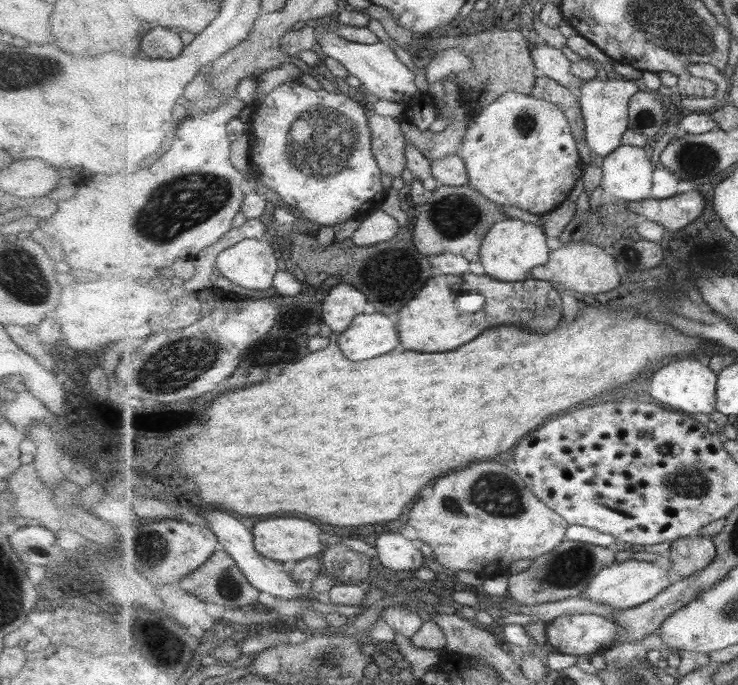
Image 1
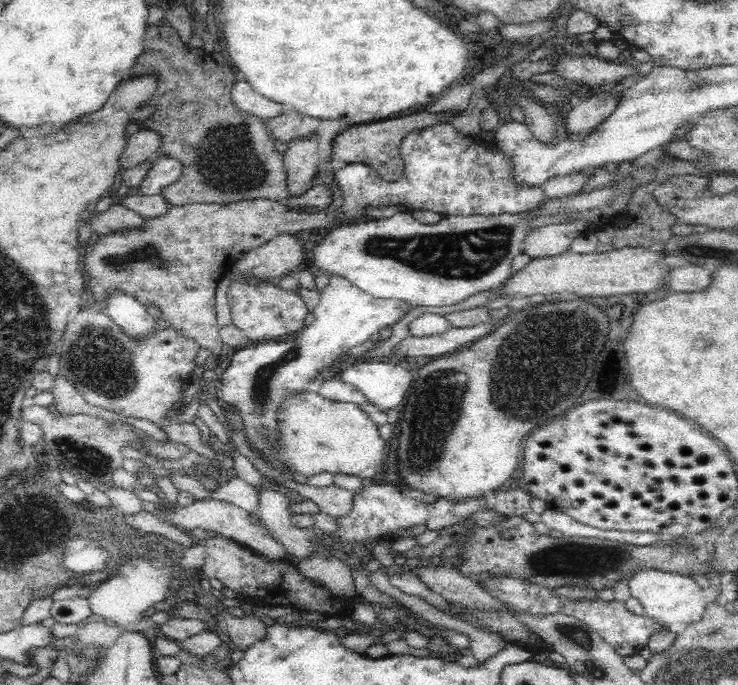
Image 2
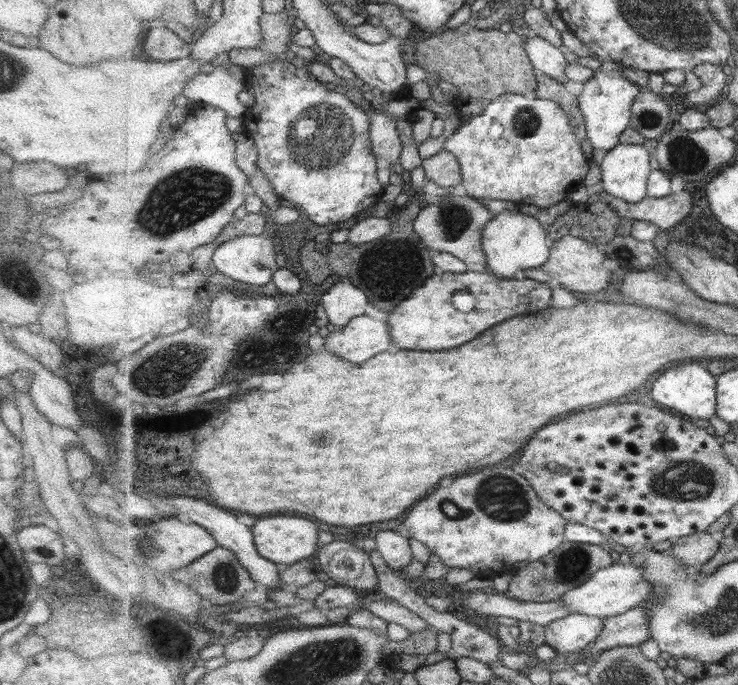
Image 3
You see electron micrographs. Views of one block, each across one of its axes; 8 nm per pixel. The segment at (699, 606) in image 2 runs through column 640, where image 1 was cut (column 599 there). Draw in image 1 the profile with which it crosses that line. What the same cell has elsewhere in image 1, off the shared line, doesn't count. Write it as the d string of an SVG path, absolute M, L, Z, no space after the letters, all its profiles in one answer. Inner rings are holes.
M628 559L603 568L581 595L586 596L595 604L606 604L611 608L616 608L616 610L624 611L653 600L670 584L671 578L669 578L668 570L660 568L654 562Z

